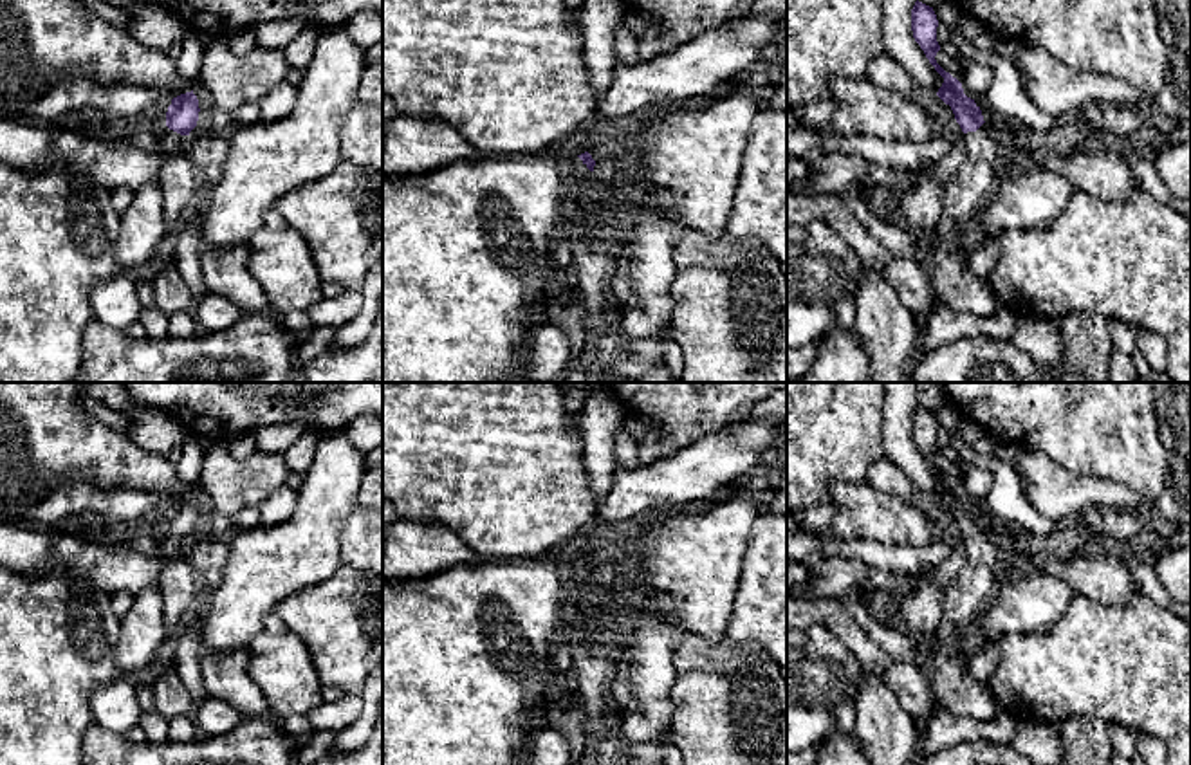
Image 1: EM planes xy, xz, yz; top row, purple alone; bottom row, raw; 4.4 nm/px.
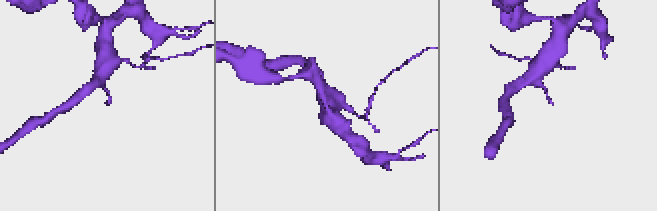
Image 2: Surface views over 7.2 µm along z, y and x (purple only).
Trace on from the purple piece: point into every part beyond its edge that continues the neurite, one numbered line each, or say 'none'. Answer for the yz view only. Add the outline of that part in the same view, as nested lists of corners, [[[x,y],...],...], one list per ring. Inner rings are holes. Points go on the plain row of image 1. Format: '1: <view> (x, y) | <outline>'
1: yz (955, 690) | [[[983,527],[976,536],[964,538],[962,545],[965,565],[947,586],[946,617],[940,630],[926,641],[919,666],[933,691],[937,714],[991,720],[998,714],[998,700],[989,684],[976,682],[965,668],[960,644],[976,646],[974,624],[994,590],[998,536]]]

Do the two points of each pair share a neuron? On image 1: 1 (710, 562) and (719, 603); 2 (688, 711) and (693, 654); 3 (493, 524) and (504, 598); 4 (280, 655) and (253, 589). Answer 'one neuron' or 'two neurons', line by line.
1: one neuron
2: one neuron
3: two neurons
4: two neurons

